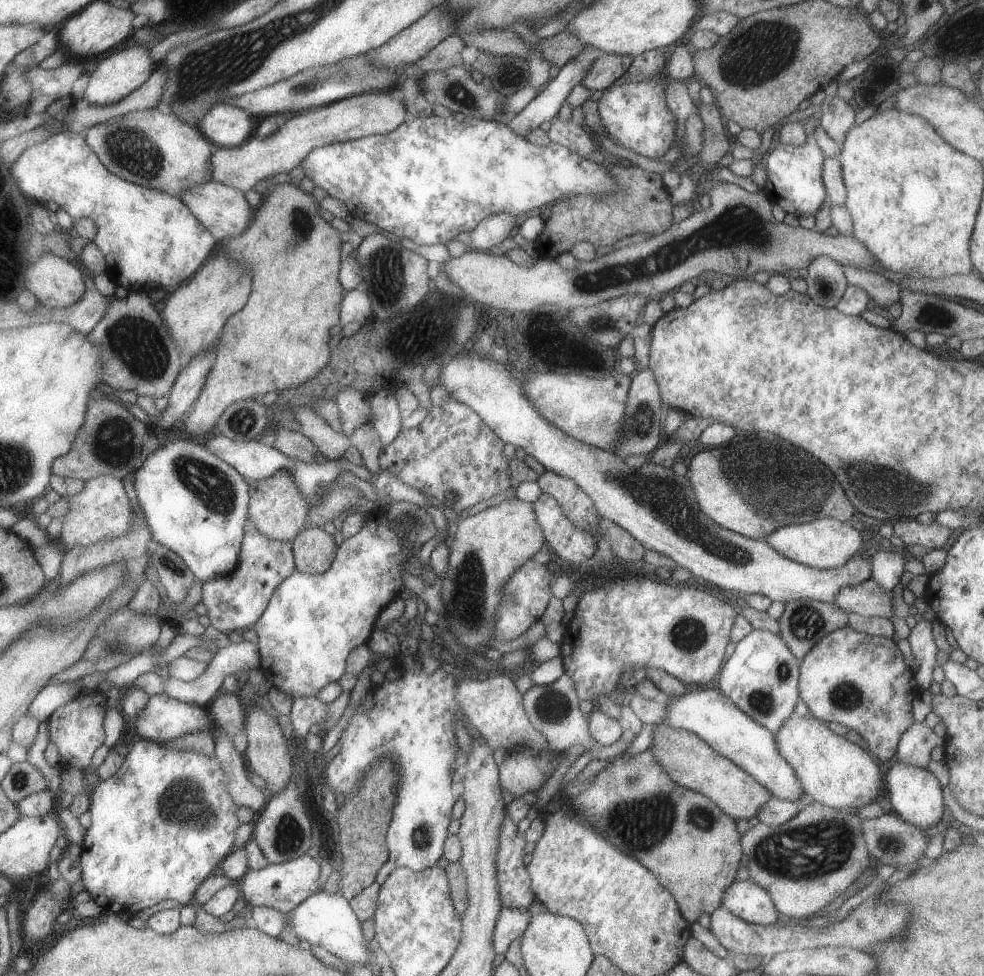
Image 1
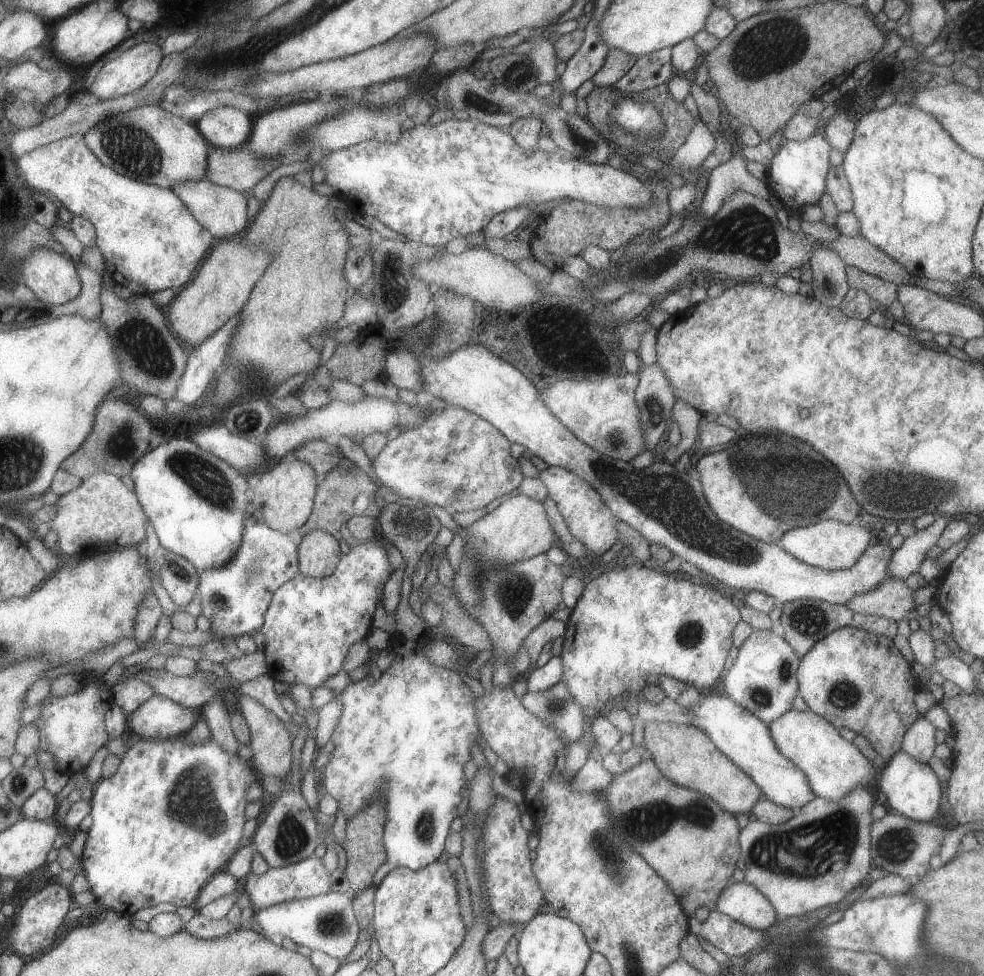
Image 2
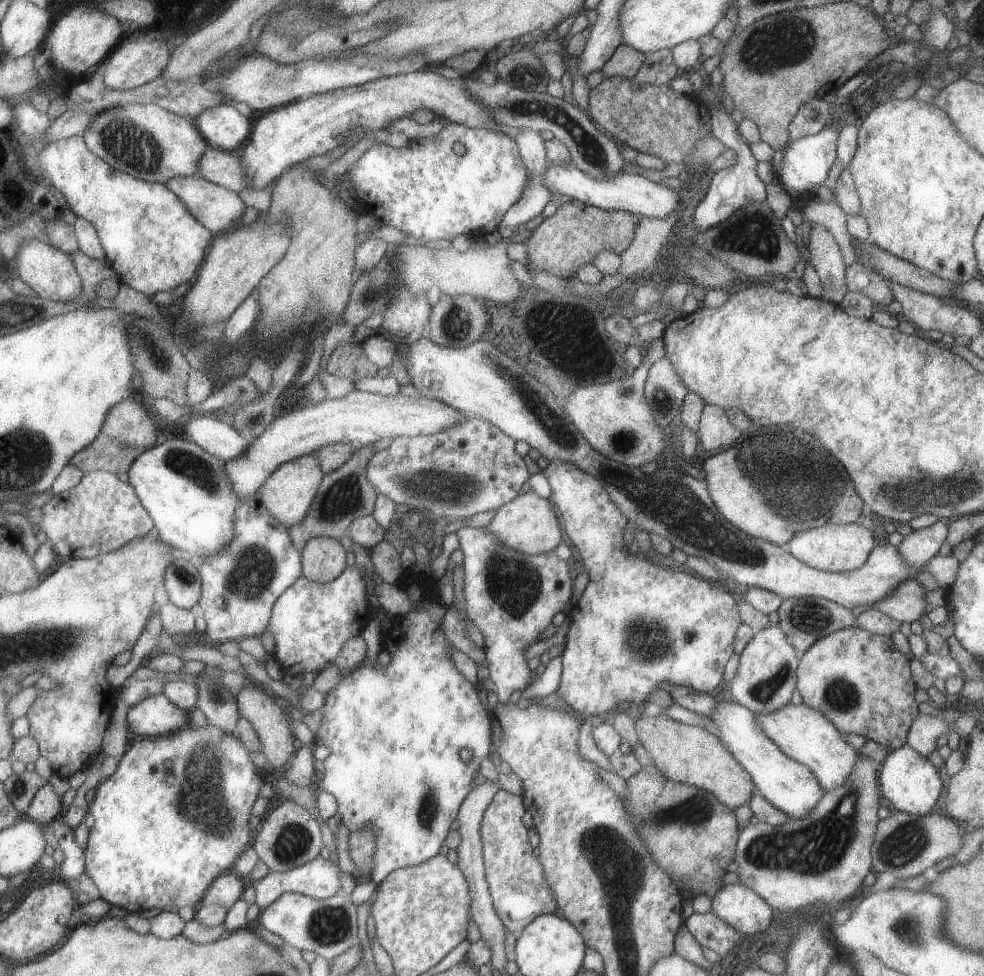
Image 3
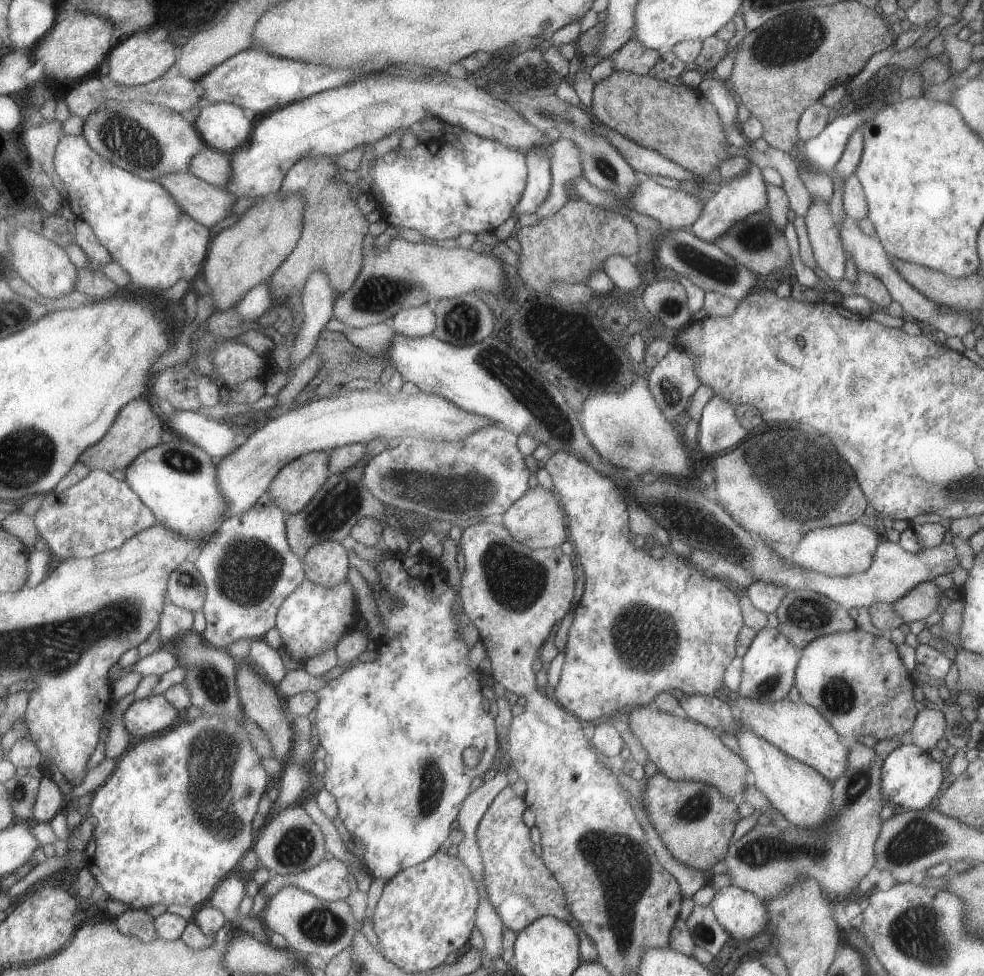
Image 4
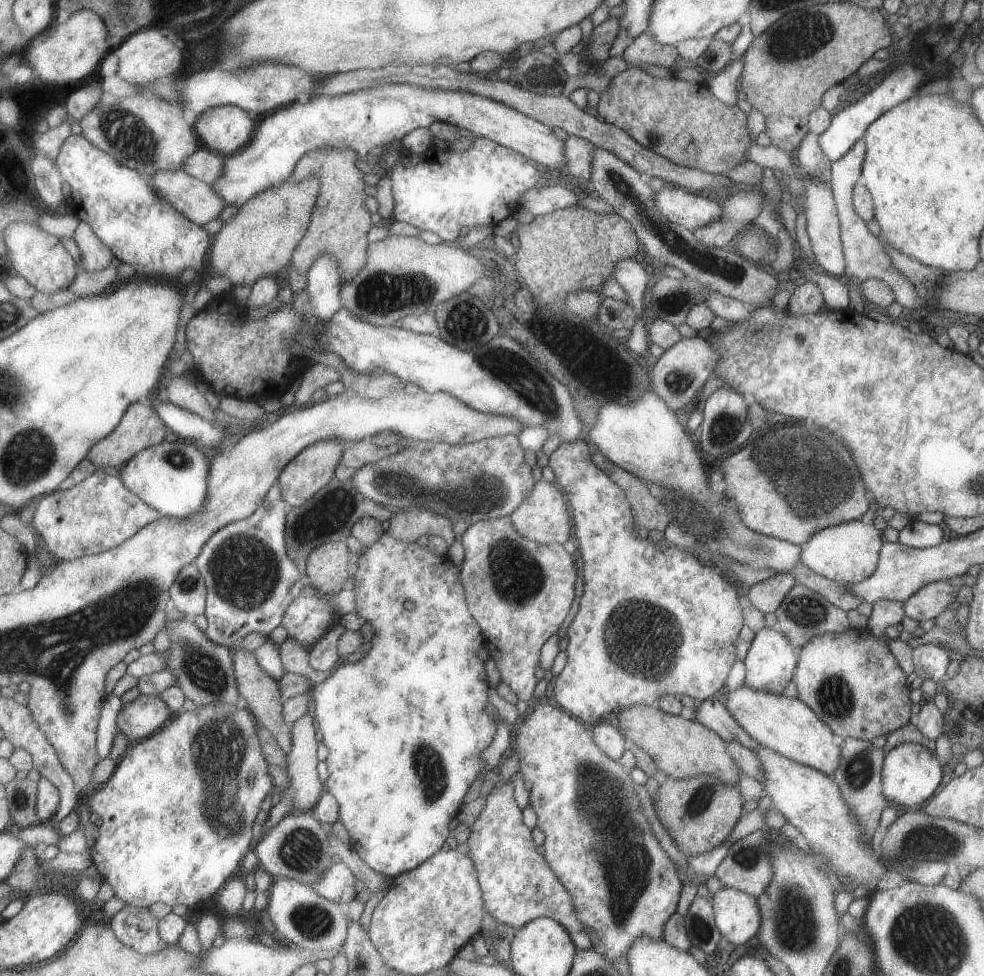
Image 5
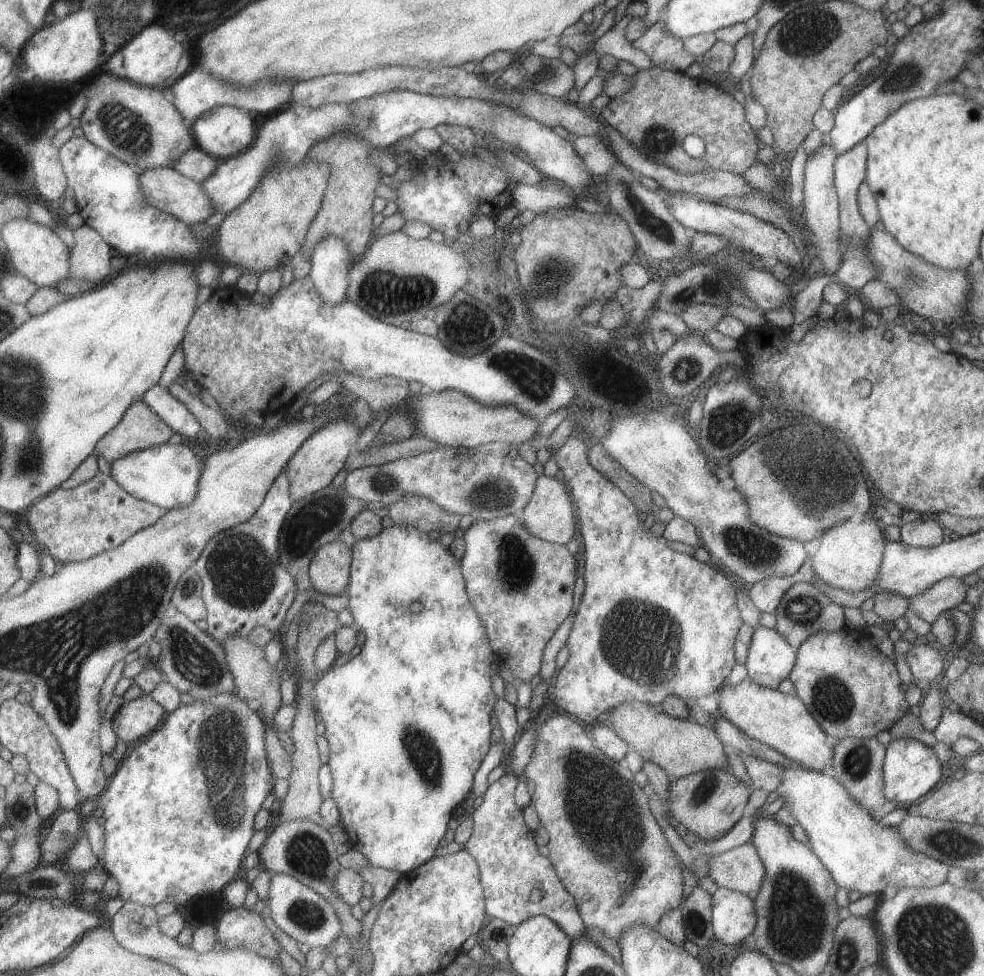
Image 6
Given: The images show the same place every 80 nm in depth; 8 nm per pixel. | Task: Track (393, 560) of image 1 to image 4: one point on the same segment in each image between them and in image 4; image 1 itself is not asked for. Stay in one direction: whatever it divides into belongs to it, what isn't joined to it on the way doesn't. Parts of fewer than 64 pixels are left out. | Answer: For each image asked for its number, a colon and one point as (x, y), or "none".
2: (309, 625)
3: (309, 621)
4: (311, 619)

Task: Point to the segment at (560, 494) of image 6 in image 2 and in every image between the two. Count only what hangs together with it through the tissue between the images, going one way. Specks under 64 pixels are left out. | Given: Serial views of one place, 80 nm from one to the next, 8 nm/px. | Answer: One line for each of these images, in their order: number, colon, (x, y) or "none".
2: (518, 528)
3: (528, 523)
4: (537, 520)
5: (543, 517)

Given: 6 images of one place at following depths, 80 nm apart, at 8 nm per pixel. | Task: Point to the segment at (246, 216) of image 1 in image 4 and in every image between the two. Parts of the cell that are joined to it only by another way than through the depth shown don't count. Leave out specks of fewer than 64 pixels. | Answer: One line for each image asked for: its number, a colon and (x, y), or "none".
2: (221, 211)
3: (216, 208)
4: (205, 204)

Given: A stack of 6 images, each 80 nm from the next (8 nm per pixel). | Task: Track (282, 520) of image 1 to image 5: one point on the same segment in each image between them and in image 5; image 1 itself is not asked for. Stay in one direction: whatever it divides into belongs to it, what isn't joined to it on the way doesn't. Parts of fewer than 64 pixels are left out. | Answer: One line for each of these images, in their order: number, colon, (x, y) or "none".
2: (284, 495)
3: (287, 494)
4: (292, 487)
5: (311, 468)

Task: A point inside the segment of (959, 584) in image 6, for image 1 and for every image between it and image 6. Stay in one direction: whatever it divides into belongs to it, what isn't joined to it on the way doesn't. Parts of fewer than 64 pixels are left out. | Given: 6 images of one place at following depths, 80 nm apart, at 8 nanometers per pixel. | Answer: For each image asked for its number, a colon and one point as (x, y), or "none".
1: (868, 599)
2: (892, 599)
3: (906, 603)
4: (917, 604)
5: (926, 603)

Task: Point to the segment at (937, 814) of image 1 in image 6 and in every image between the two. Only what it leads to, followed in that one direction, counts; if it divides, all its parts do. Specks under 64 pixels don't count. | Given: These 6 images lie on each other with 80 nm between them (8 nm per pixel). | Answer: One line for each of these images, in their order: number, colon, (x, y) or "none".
2: (911, 788)
3: (910, 781)
4: (910, 778)
5: (910, 773)
6: (910, 768)

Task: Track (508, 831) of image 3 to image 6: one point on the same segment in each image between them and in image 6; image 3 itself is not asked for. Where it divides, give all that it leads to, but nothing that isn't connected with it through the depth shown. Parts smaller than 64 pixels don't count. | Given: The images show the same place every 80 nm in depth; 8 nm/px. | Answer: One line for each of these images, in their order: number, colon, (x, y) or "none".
4: (518, 886)
5: (517, 885)
6: (517, 882)

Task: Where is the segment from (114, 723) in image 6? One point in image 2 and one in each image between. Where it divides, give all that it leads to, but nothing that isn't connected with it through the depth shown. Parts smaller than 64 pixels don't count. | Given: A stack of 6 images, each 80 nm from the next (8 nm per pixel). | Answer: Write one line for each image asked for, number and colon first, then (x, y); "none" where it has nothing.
2: (159, 718)
3: (155, 715)
4: (147, 716)
5: (144, 715)

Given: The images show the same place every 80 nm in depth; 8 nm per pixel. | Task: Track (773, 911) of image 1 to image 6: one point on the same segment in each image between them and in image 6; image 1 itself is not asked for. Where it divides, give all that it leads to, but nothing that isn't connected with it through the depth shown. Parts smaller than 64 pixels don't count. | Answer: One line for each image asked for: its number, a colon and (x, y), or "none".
2: (739, 901)
3: (747, 913)
4: (743, 915)
5: (736, 915)
6: (733, 917)

